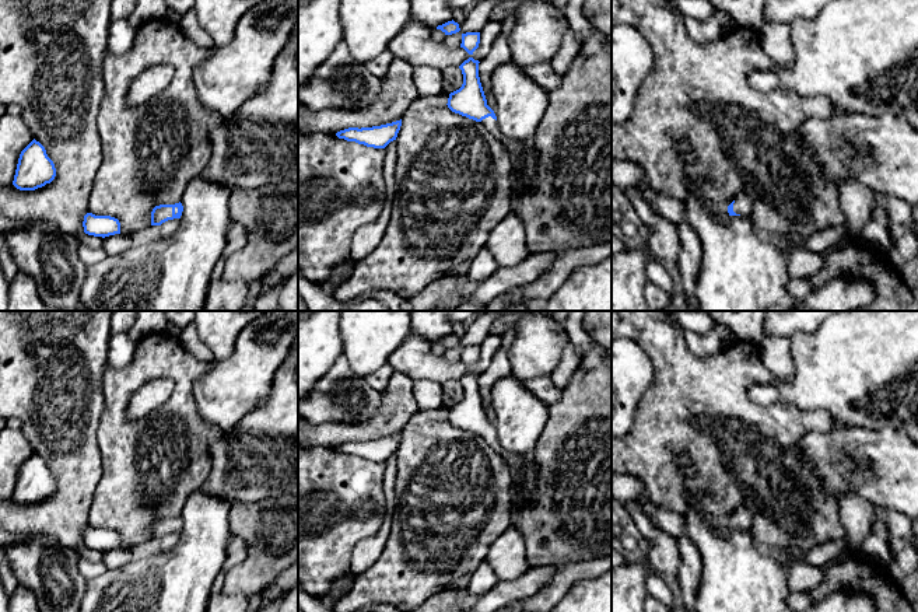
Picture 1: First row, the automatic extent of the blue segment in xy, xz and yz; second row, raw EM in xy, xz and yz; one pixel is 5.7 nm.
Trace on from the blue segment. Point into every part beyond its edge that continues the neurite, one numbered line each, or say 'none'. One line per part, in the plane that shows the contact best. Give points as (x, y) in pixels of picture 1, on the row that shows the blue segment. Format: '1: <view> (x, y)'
1: yz (742, 205)

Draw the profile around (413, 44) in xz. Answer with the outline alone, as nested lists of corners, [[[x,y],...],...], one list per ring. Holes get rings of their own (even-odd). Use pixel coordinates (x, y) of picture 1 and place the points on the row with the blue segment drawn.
[[[410,21],[389,43],[388,50],[395,59],[403,59],[413,67],[431,66],[444,70],[449,66],[459,67],[465,60],[473,57],[474,60],[483,60],[497,36],[500,35],[501,24],[488,21],[480,31],[479,48],[469,55],[463,48],[449,49],[442,42],[437,42],[431,38],[431,29]]]

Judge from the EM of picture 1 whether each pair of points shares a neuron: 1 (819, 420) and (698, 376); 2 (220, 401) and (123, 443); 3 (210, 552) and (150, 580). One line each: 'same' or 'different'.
1: same
2: different
3: same

